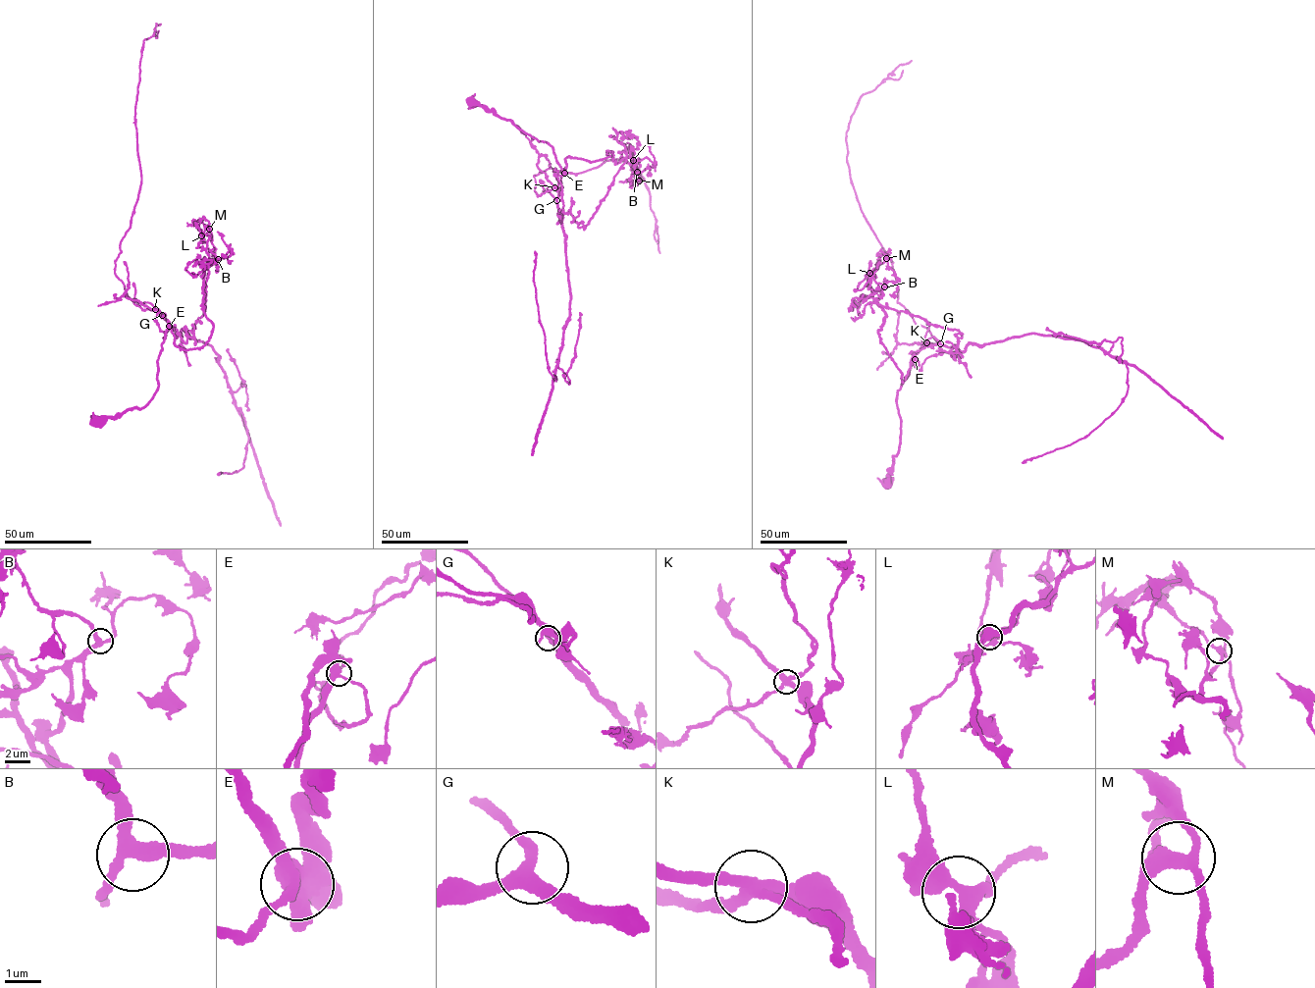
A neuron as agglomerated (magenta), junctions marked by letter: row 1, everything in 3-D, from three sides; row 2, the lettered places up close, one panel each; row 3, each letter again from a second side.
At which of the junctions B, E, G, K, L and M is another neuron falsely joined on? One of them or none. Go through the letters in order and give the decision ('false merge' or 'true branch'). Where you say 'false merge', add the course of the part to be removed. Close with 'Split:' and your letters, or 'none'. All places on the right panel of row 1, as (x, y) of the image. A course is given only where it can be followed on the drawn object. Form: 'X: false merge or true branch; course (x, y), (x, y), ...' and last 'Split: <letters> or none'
B: true branch
E: true branch
G: true branch
K: false merge; course (926, 342), (962, 351), (1037, 334), (1083, 339), (1126, 363), (1127, 391), (1111, 414), (1086, 436), (1022, 462)
L: true branch
M: true branch
Split: K

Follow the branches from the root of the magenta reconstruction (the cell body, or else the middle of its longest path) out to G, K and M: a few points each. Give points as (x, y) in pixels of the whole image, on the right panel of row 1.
G: (886, 483), (900, 443), (897, 391), (915, 359), (919, 365), (913, 361), (920, 347), (940, 343)
K: (886, 483), (886, 476), (900, 443), (897, 391), (915, 359), (919, 365), (915, 366), (913, 361), (926, 342)
M: (886, 483), (900, 443), (897, 391), (914, 359), (902, 382), (880, 340), (885, 314), (867, 276), (886, 258)

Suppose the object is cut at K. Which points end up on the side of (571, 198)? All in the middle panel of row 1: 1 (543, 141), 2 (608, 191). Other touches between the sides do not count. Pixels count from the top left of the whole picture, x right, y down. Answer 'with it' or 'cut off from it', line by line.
1: cut off from it
2: with it

